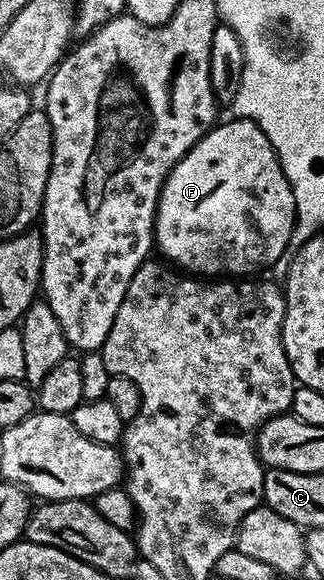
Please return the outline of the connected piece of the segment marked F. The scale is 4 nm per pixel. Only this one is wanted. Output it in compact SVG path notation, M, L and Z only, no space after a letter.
M232 117L229 123L224 123L224 121L217 122L212 130L207 131L188 150L186 157L182 157L182 161L178 161L178 165L174 165L174 169L166 177L166 181L162 185L162 193L158 197L158 205L156 206L154 247L157 252L160 250L165 255L163 258L169 264L175 265L181 272L191 273L196 277L252 277L281 262L282 259L280 258L283 257L284 251L287 252L289 250L290 235L295 230L296 206L294 205L294 193L290 189L290 181L270 145L266 133L262 133L262 129L258 129L258 125L254 125L249 119Z

